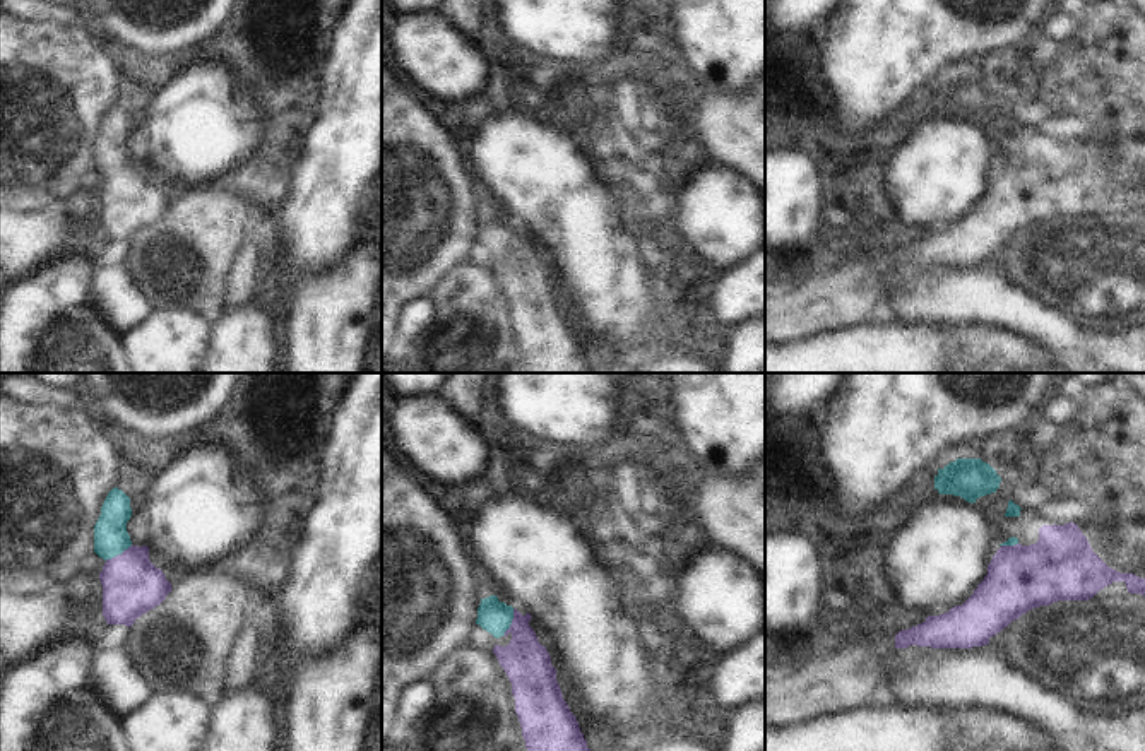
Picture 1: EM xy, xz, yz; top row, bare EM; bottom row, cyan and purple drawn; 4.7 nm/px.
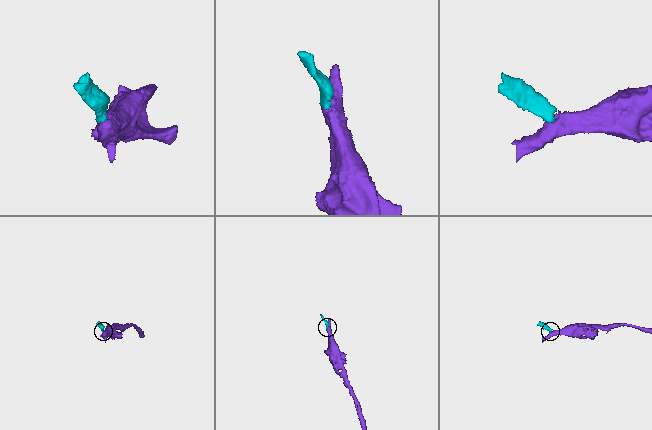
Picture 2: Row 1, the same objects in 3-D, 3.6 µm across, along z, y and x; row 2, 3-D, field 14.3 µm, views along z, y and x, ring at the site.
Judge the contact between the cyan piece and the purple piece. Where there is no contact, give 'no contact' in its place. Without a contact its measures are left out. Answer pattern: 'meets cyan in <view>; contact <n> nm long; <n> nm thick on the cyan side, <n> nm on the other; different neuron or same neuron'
meets cyan in xz; contact 140 nm long; 150 nm thick on the cyan side, 220 nm on the other; same neuron

